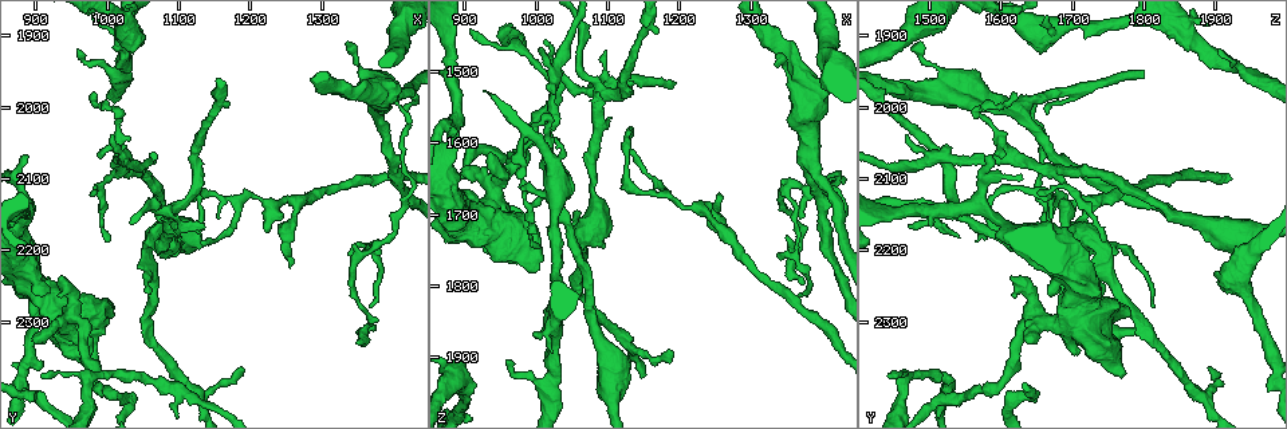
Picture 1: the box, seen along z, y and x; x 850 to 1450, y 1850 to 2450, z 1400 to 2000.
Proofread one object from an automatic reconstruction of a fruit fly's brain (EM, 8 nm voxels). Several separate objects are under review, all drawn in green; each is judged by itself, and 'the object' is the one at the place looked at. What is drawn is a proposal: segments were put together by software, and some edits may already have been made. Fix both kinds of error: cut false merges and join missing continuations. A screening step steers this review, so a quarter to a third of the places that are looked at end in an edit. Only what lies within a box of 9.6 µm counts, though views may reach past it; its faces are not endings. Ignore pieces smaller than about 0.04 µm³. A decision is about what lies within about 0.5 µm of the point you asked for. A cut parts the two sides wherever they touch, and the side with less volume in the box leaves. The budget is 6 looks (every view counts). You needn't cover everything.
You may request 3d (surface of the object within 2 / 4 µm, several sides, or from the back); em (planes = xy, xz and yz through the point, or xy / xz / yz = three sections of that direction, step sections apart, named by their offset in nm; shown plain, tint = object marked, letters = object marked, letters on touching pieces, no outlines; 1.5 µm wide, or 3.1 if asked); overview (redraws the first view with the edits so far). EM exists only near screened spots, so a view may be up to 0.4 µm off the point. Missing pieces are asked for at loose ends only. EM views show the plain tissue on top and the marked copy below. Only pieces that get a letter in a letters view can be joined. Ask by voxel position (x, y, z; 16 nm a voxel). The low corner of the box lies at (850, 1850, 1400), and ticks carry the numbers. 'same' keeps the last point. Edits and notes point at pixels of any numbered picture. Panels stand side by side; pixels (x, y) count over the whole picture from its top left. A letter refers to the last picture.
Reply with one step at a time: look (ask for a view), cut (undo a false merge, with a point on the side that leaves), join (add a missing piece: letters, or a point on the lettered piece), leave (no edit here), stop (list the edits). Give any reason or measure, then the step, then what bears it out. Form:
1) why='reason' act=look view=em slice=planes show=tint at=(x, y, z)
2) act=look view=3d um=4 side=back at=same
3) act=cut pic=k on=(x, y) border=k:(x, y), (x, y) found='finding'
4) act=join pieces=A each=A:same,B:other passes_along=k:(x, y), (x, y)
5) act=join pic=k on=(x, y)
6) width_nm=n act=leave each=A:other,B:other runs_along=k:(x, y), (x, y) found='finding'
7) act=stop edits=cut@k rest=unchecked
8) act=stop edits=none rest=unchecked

why='calibre changes' act=look view=em slice=planes show=letters at=(1035, 2420, 1505)

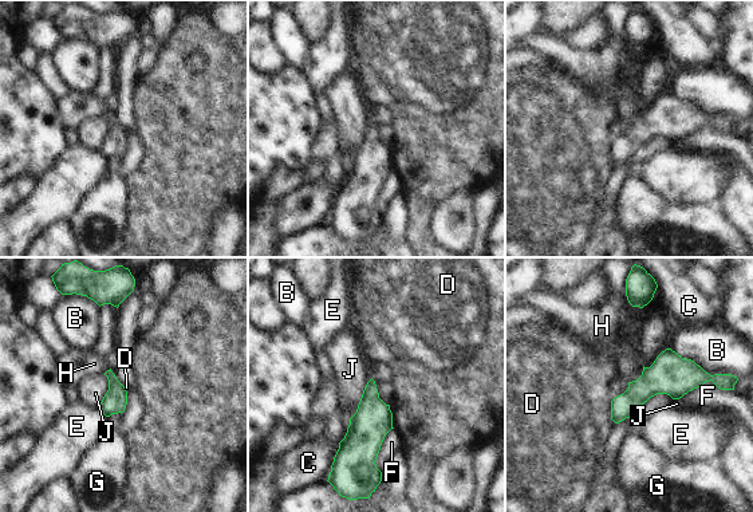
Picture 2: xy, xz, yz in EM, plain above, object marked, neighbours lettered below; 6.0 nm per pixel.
width_nm=110 act=leave each=B:other,C:other,D:other,E:other,F:other,G:other,H:other,J:other border=2:(673, 398), (654, 394), (629, 417) found='one neuron here'

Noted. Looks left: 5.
act=look view=3d um=2 at=(910, 2375, 1440)

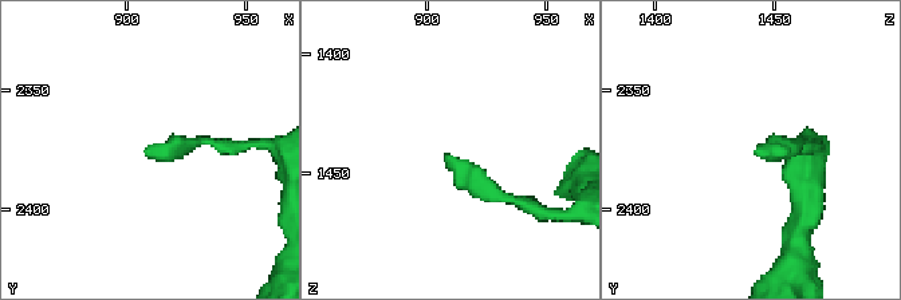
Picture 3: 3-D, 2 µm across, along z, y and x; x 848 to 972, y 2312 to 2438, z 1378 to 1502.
why='now the EM' act=look view=em slice=xz step=8 show=tint at=(908, 2377, 1440)

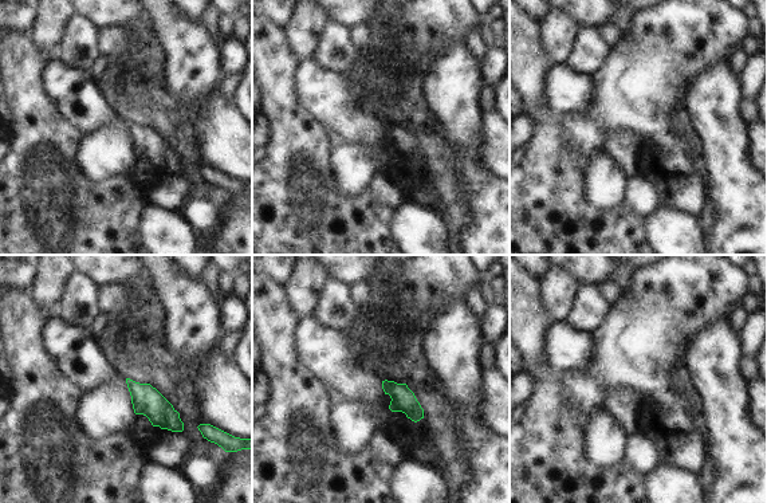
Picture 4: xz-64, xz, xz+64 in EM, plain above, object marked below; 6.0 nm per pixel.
why='cut it another way' act=look view=em slice=planes show=letters at=same

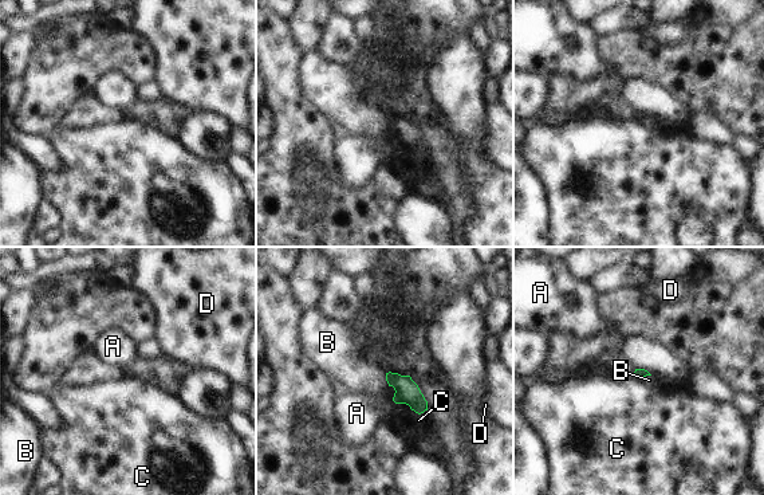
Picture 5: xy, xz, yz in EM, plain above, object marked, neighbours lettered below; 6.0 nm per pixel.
act=leave each=A:other,B:other,C:other,D:other found='none of them fits'

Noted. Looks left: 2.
act=stop edits=none rest=unchecked

